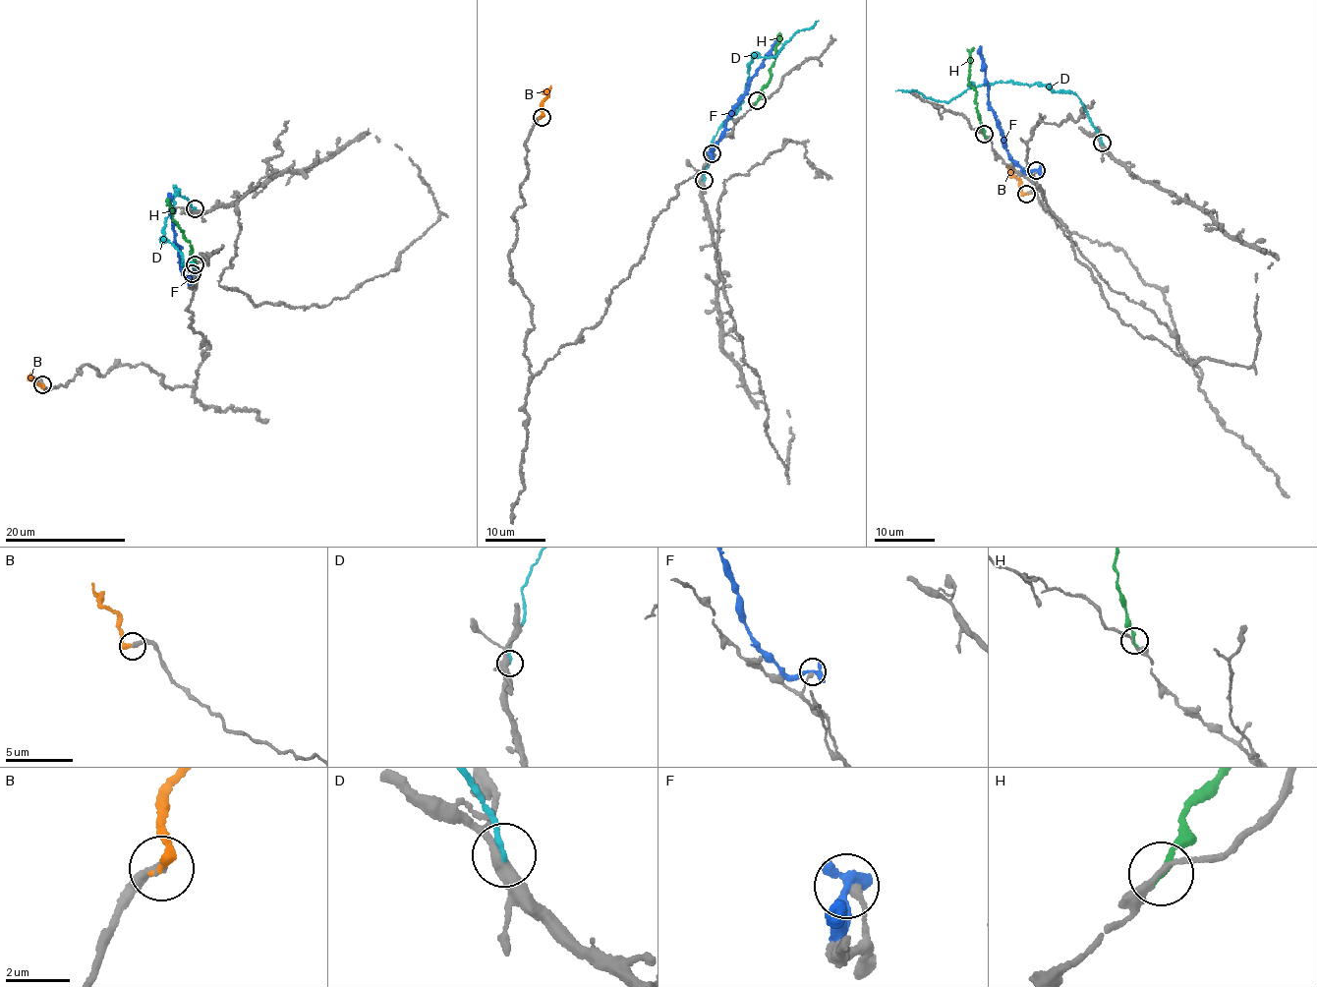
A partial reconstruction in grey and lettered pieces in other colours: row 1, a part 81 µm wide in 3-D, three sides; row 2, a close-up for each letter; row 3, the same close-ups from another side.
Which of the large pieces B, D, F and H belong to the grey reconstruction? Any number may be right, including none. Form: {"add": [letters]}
{"add": ["B"]}

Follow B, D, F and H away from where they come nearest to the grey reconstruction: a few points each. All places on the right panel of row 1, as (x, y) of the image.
B: (1026, 195), (1007, 165)
D: (1102, 144), (1076, 94), (1034, 83), (988, 82), (946, 101), (932, 99), (915, 90), (895, 90)
F: (1036, 171), (1027, 172), (1006, 148), (1000, 121), (990, 105), (980, 46)
H: (984, 135), (976, 89), (968, 83), (973, 47)

